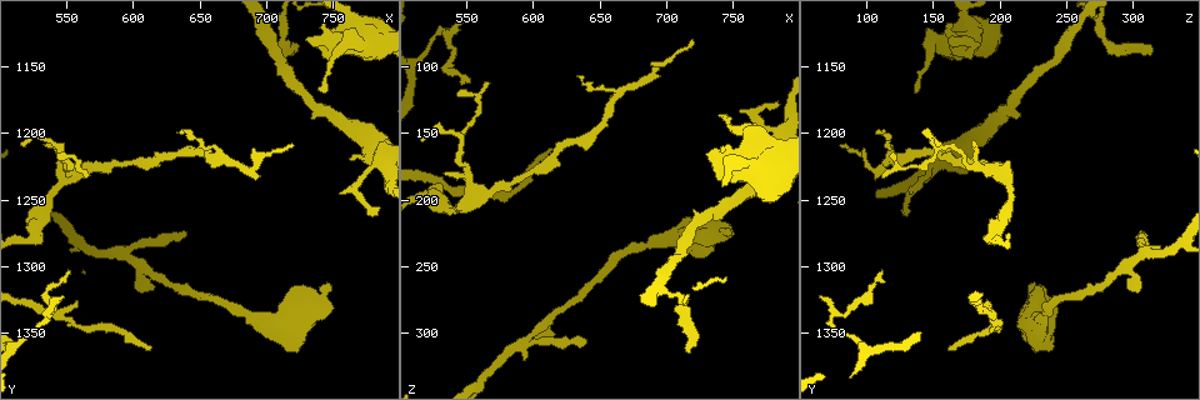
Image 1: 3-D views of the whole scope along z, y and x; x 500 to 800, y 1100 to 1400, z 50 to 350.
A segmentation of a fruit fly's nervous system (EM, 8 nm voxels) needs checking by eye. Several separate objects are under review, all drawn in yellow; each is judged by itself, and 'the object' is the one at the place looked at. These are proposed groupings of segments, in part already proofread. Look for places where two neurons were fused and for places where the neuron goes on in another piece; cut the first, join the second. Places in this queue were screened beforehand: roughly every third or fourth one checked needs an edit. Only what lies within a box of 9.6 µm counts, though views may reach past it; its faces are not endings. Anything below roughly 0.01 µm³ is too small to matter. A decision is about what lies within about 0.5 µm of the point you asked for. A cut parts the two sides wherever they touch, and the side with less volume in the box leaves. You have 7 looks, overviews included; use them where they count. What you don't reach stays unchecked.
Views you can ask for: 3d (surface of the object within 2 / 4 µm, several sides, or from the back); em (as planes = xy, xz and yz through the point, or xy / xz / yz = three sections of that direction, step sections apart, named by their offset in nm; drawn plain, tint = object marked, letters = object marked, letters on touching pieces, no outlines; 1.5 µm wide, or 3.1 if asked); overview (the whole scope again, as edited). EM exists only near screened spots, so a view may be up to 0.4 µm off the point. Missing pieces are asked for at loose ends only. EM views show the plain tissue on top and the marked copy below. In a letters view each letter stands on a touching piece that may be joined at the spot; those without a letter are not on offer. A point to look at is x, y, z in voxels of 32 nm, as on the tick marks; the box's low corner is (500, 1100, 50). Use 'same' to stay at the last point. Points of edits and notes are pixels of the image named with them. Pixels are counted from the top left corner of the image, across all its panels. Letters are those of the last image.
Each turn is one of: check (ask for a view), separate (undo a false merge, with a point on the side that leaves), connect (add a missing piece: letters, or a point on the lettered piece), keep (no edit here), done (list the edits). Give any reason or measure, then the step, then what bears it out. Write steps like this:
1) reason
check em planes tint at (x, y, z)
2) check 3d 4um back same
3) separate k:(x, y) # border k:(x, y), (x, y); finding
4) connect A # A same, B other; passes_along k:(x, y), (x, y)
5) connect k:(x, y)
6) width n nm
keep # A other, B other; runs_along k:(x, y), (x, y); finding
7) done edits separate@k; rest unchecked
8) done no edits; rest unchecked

branch stops here
check em planes letters at (718, 1138, 314)

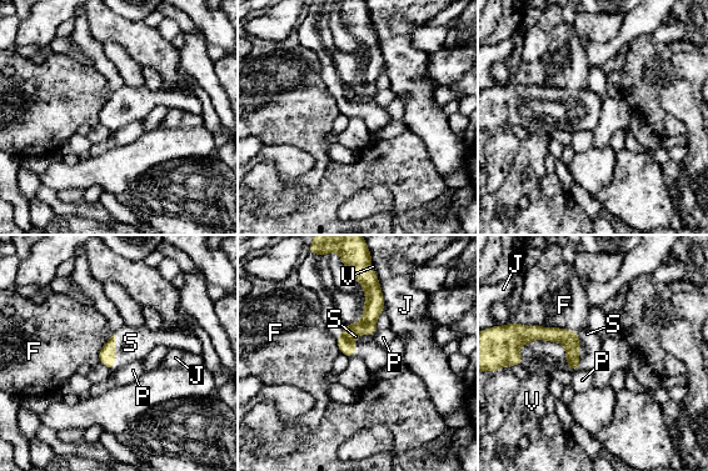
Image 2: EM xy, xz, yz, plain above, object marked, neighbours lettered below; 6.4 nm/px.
connect S # F other, J other, P other, S same, V other; passes_along 2:(374, 305), (354, 337), (375, 357); it goes on there

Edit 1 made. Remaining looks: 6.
redraw
check overview

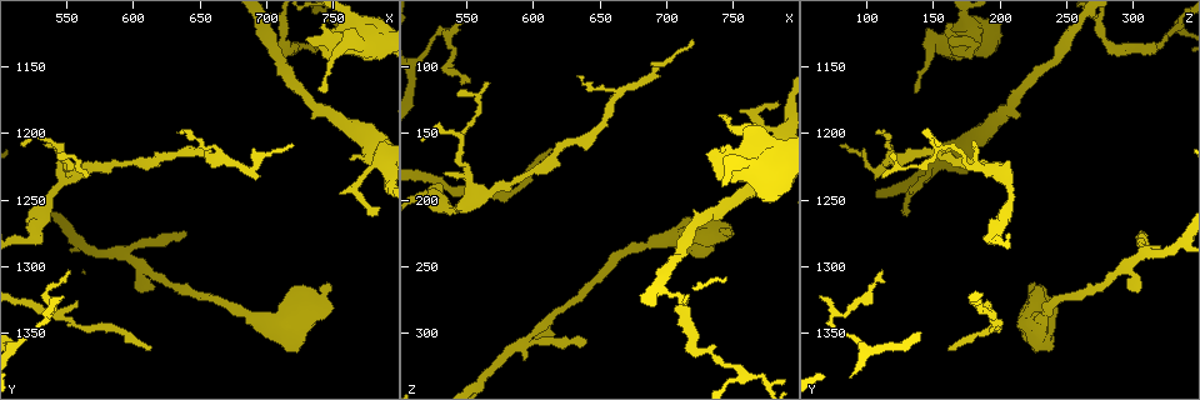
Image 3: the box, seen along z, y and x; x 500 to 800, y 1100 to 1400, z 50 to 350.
an open end
check em xy step 8 letters at (640, 1274, 308)

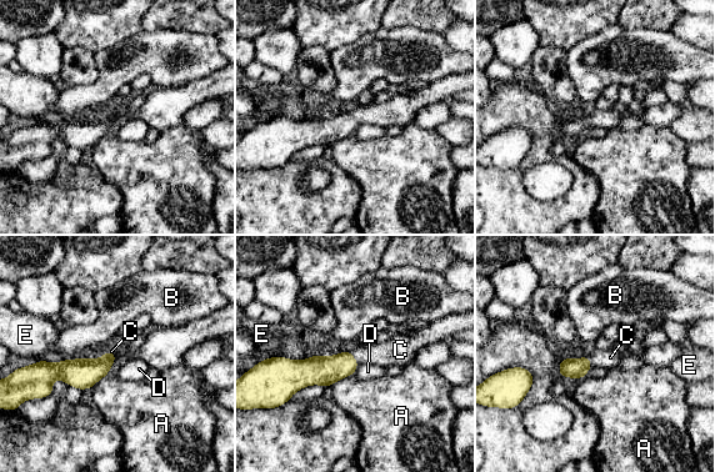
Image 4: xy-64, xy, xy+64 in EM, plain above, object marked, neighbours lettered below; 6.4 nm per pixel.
connect C # A other, B other, C same, D other, E other; passes_along 4:(325, 371), (354, 358), (391, 352); the neuron continues

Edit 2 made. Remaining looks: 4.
done edits connect@2, connect@4; rest unchecked

